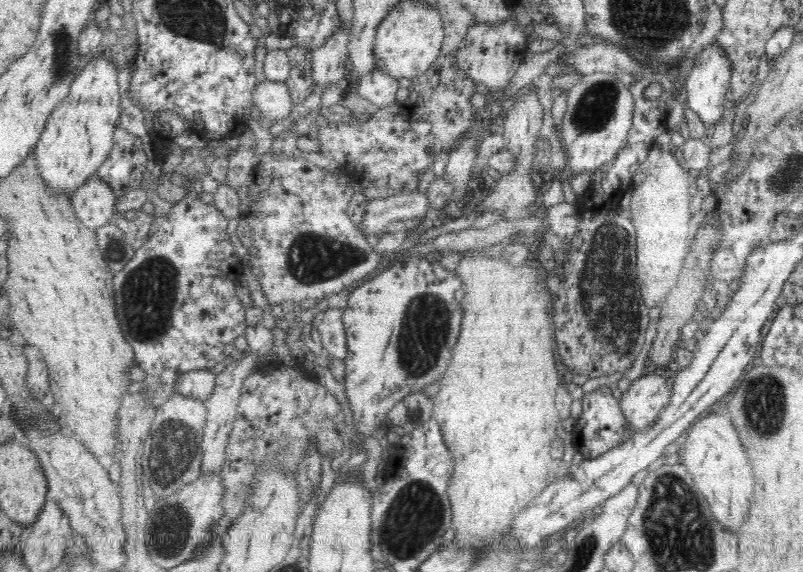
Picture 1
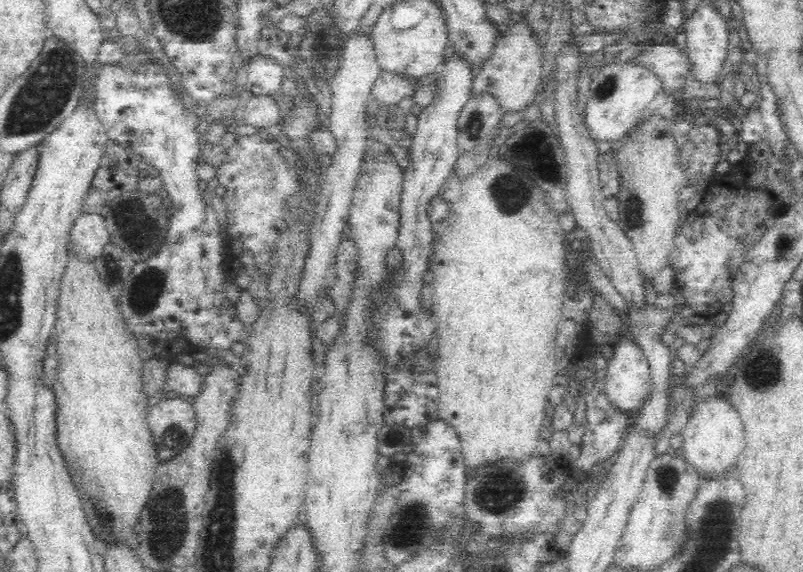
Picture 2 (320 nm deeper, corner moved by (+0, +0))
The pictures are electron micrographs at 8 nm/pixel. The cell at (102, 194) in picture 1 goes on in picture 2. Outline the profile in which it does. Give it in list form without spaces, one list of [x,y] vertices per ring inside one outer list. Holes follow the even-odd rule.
[[[80,212],[71,224],[70,239],[75,241],[80,252],[95,257],[109,240],[105,215]]]

